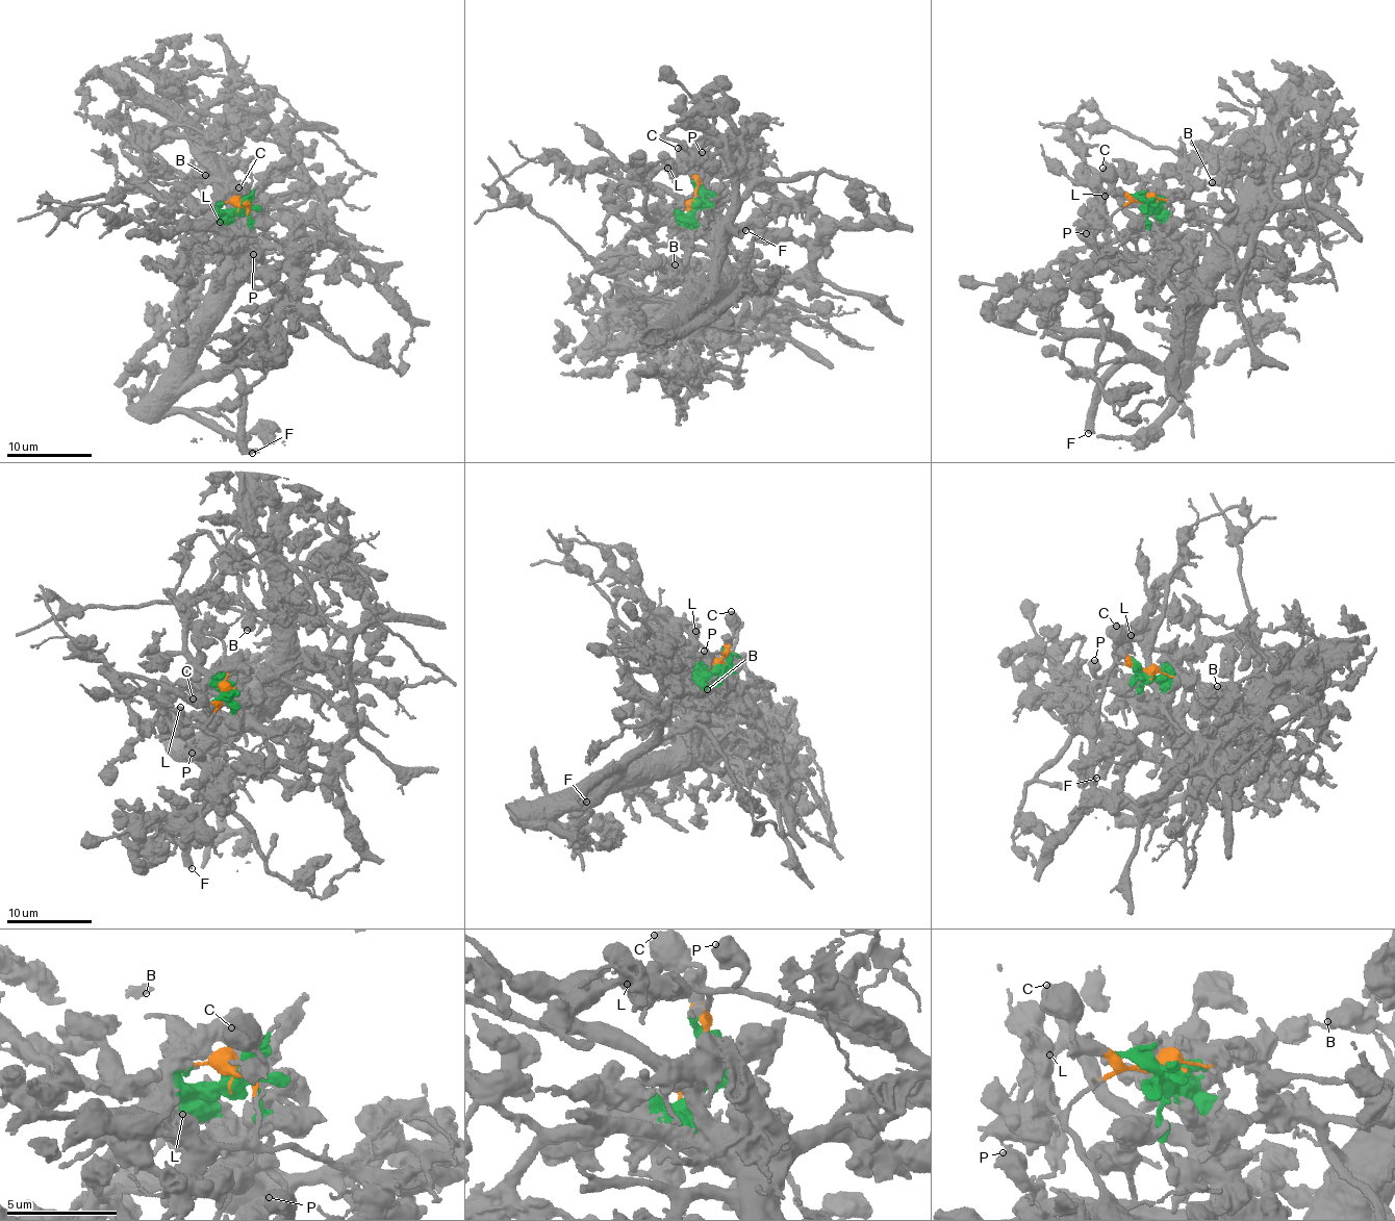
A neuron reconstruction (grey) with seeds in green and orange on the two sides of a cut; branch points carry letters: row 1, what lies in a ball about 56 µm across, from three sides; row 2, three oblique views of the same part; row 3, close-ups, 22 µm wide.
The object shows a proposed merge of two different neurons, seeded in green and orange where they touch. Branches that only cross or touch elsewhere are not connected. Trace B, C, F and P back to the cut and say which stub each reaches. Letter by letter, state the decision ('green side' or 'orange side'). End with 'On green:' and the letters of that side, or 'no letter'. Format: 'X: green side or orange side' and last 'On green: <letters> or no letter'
B: green side
C: orange side
F: green side
P: green side
On green: B, F, P

